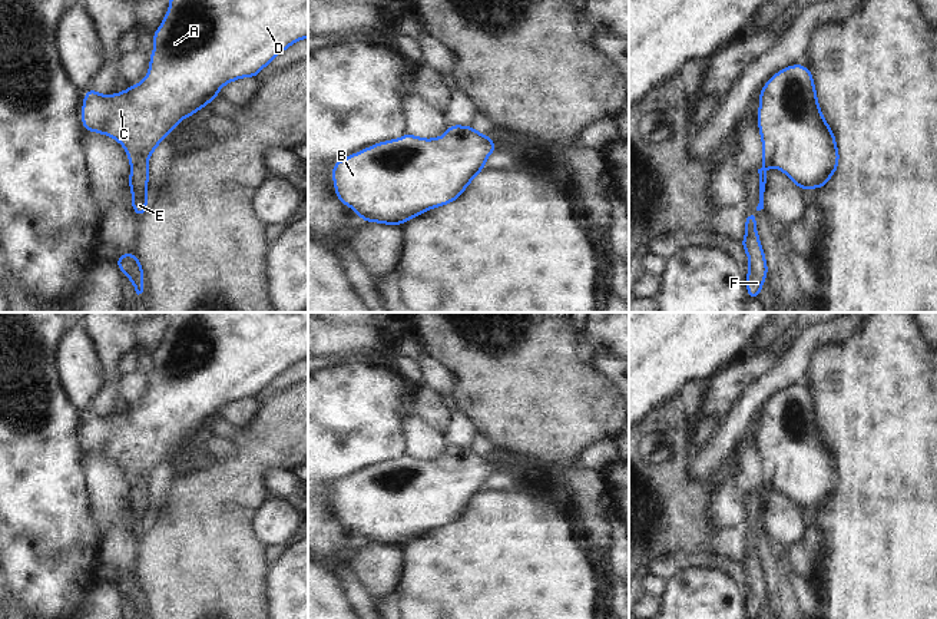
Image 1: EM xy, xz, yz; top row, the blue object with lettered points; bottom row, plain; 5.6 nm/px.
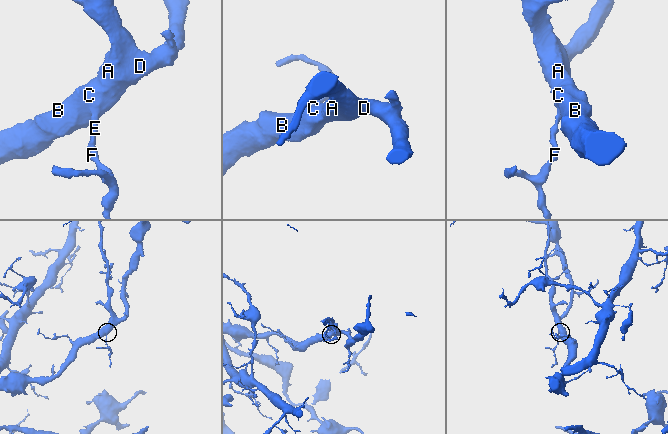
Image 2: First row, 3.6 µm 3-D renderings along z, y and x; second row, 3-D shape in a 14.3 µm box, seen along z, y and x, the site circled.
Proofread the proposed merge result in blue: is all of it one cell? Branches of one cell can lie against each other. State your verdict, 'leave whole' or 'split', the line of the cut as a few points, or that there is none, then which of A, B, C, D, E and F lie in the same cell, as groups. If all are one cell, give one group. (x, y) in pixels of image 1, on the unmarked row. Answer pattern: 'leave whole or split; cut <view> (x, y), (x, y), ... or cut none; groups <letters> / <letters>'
leave whole; cut none; groups A B C D E F

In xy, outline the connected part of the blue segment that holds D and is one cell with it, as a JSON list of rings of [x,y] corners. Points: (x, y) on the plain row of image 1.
[[[175,312],[169,314],[169,321],[168,334],[152,355],[155,368],[149,375],[146,398],[138,406],[129,406],[126,413],[116,413],[112,417],[89,410],[82,426],[85,453],[110,457],[126,471],[130,483],[132,530],[138,539],[142,539],[148,529],[149,483],[146,480],[152,479],[166,456],[176,451],[183,438],[193,437],[216,420],[222,407],[246,397],[255,400],[279,374],[295,363],[308,360],[308,312]]]

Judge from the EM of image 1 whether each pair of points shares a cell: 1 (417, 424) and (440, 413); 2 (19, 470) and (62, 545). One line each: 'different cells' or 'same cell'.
1: different cells
2: same cell

